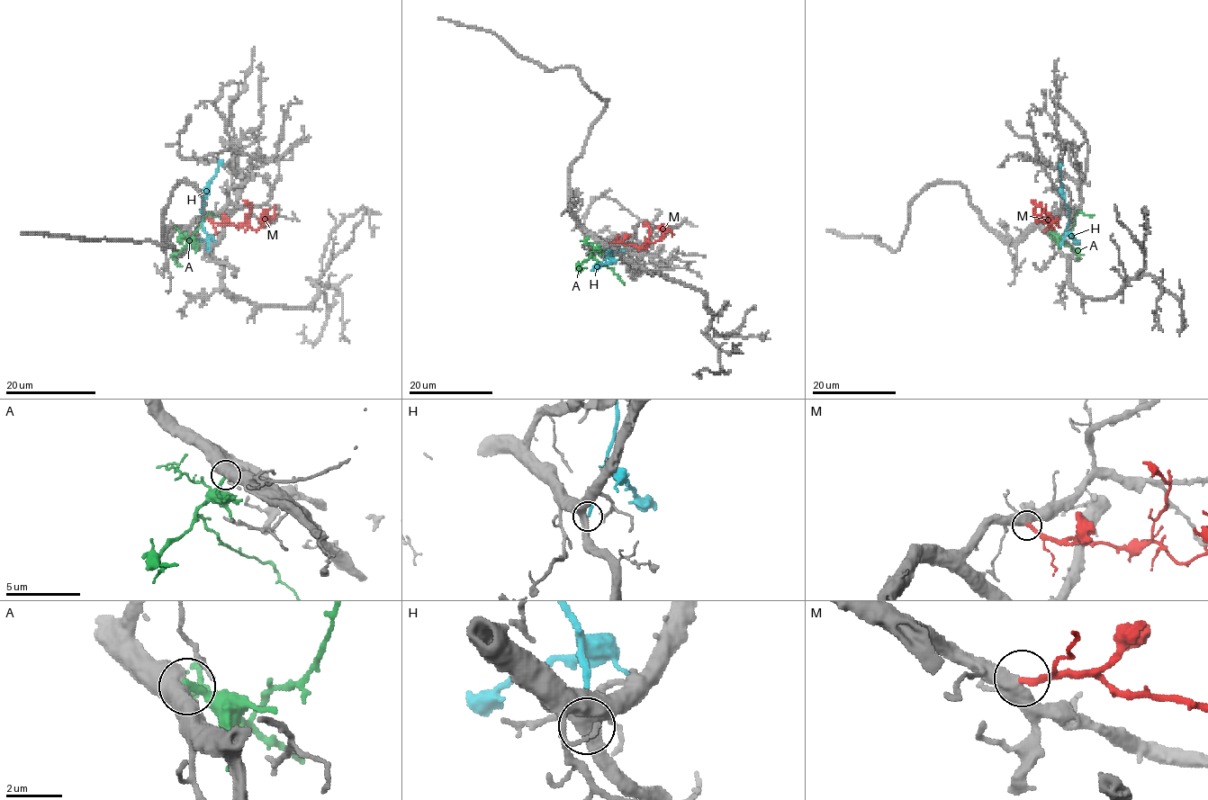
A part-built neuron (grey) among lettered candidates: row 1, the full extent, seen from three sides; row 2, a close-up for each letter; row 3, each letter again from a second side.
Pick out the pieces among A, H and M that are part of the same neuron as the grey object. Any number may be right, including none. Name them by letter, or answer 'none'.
M

